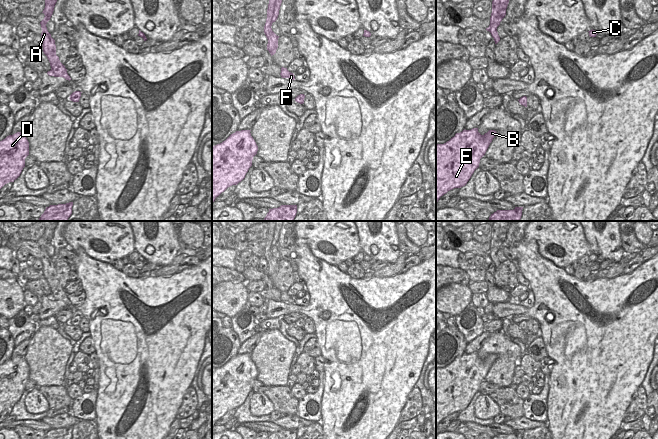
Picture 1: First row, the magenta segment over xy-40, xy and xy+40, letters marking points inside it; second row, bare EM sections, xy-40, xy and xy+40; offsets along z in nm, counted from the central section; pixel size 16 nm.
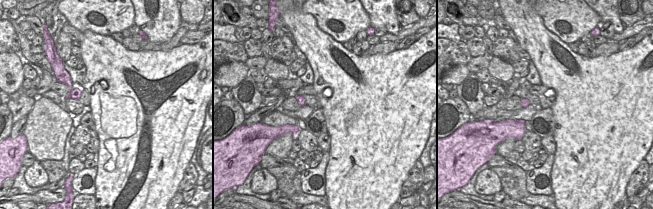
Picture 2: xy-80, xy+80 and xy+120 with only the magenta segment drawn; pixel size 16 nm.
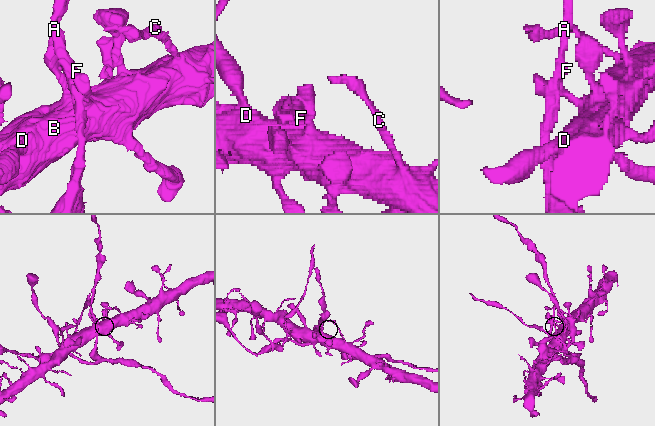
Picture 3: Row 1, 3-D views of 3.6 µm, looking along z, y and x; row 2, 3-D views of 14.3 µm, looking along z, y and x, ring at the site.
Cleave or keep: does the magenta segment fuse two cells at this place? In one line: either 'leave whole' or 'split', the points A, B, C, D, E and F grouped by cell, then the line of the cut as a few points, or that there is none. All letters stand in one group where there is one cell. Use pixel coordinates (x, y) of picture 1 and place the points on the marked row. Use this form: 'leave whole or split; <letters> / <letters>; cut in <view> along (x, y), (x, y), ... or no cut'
split; A F / B C D E; cut in xy+40 along (526, 101), (521, 104)

